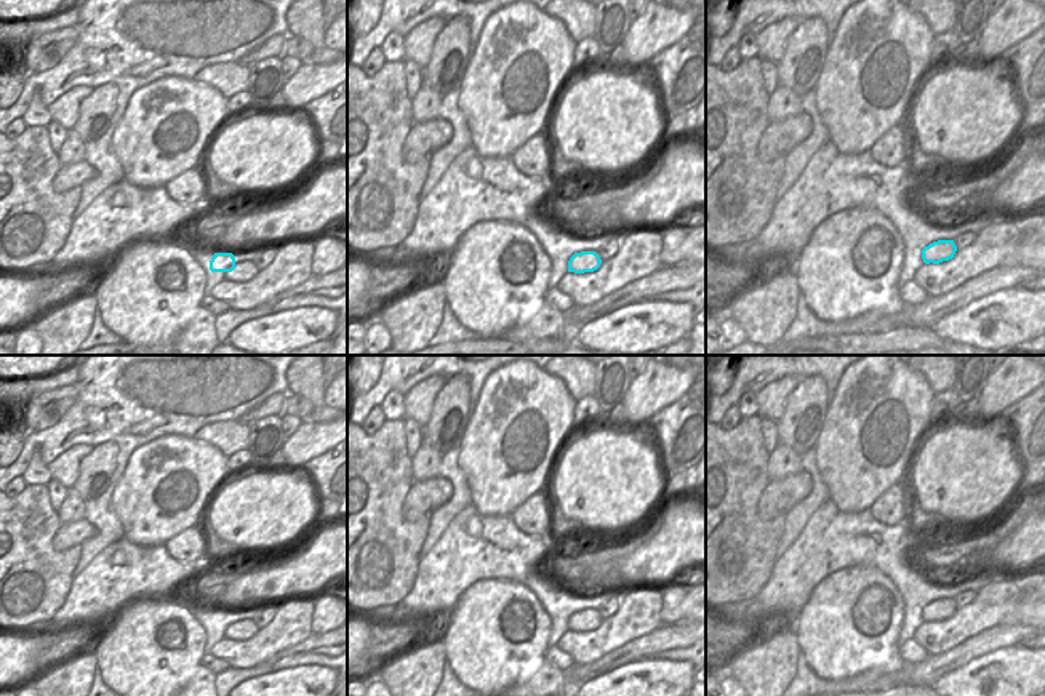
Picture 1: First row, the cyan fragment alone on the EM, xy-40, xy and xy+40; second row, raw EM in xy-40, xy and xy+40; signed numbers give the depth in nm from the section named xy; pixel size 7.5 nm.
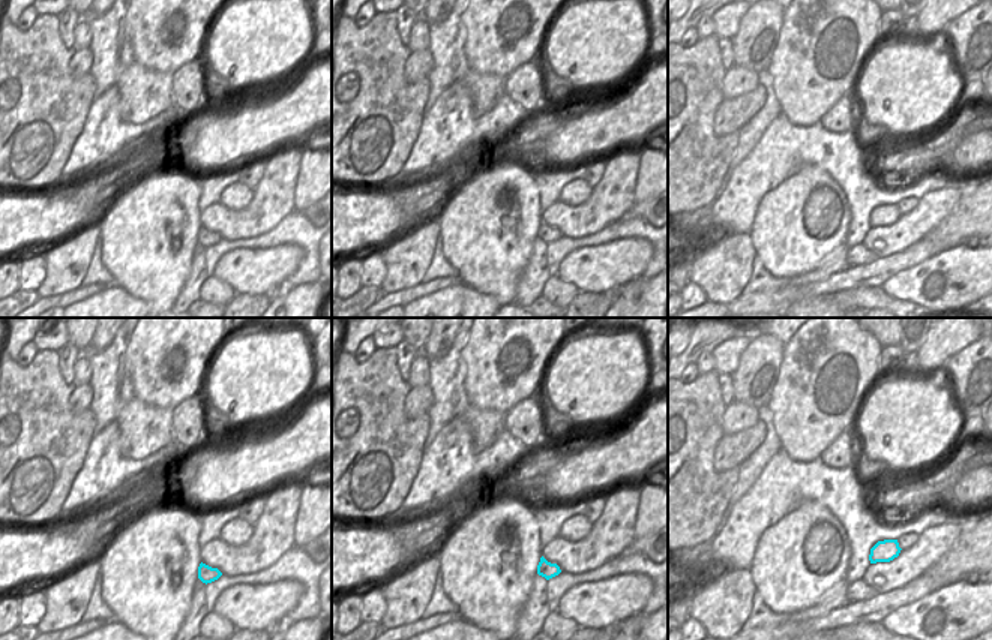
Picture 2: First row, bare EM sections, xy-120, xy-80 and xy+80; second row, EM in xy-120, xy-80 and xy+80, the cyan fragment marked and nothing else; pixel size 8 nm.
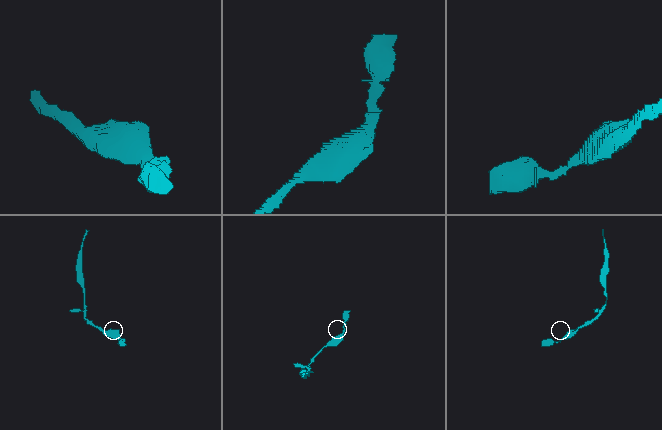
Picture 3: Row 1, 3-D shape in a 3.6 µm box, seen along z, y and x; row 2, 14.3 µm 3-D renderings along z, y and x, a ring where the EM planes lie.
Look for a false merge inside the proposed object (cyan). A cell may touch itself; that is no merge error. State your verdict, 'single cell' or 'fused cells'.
fused cells

